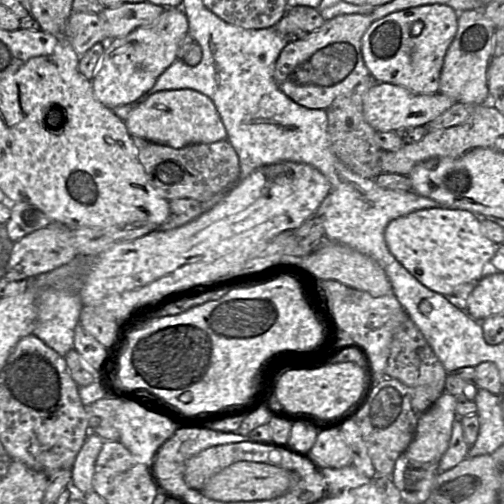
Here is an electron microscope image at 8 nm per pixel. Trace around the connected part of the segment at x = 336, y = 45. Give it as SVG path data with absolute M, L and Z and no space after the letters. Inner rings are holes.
M370 14L338 15L306 37L289 42L274 67L279 89L301 106L326 110L338 96L352 90L370 74L362 55L362 37L373 22Z

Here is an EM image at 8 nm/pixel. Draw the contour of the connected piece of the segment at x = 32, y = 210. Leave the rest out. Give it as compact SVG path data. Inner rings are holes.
M16 202L11 208L11 215L5 227L13 242L47 226L51 220L37 207L25 202Z

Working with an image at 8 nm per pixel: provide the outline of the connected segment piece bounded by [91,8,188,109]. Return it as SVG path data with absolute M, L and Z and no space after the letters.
M165 8L159 18L127 36L106 42L101 64L91 79L95 98L113 109L141 98L176 60L178 46L188 34L188 19L182 8Z

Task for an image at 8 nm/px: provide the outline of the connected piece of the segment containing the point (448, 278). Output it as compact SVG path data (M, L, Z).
M429 208L417 210L392 220L385 229L385 242L395 259L421 284L444 296L466 283L476 283L487 271L492 270L490 261L499 245L482 234L481 217L469 211Z

